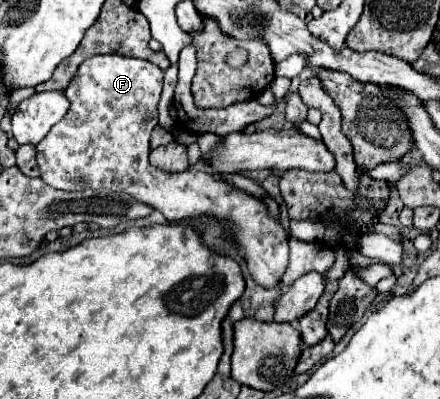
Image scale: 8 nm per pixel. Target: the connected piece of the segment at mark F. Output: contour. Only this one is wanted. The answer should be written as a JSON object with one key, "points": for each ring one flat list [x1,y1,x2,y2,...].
{"points":[[97,55,81,63,73,81,63,91,71,103,65,119,37,145,41,179,47,185,65,191,123,191,161,211,167,219,213,215,221,221,229,221,255,283,265,289,277,287,287,269,289,237,283,231,281,221,271,219,259,199,253,199,203,171,187,169,183,173,167,173,149,163,149,137,157,125,161,87,163,71,145,59]]}

